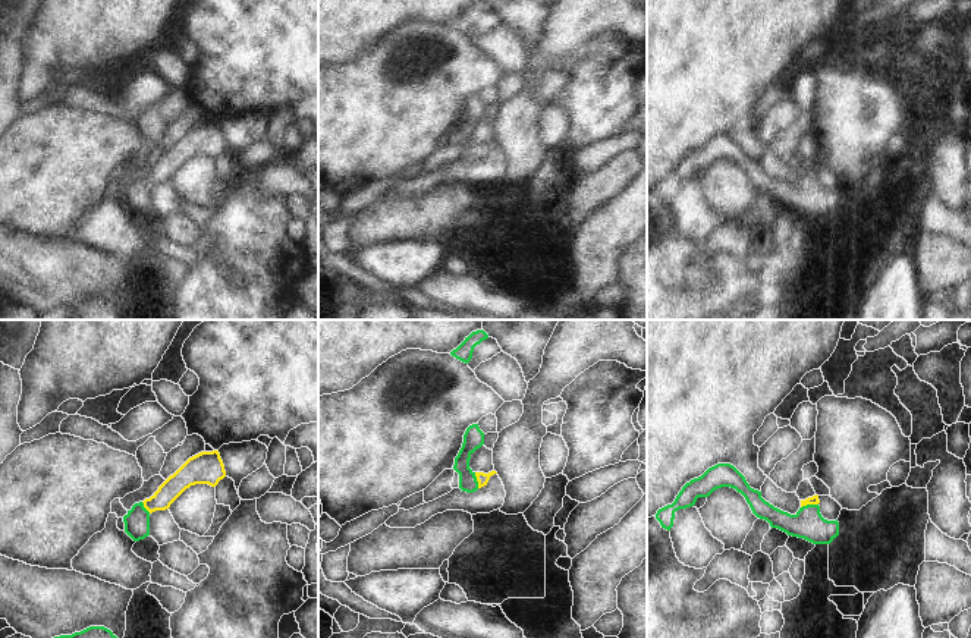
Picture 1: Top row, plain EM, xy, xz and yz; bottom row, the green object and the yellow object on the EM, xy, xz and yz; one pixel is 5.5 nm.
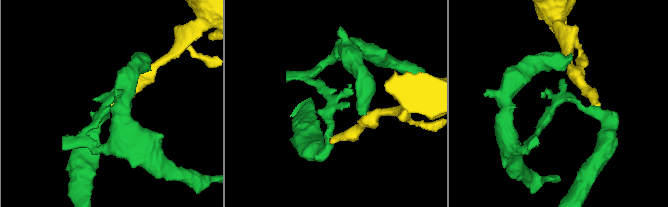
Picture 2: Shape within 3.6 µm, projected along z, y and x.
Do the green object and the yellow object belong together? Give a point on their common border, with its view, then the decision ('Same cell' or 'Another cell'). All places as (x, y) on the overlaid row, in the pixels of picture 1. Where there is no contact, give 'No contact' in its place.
Touches green at yz (808, 505). Same cell

